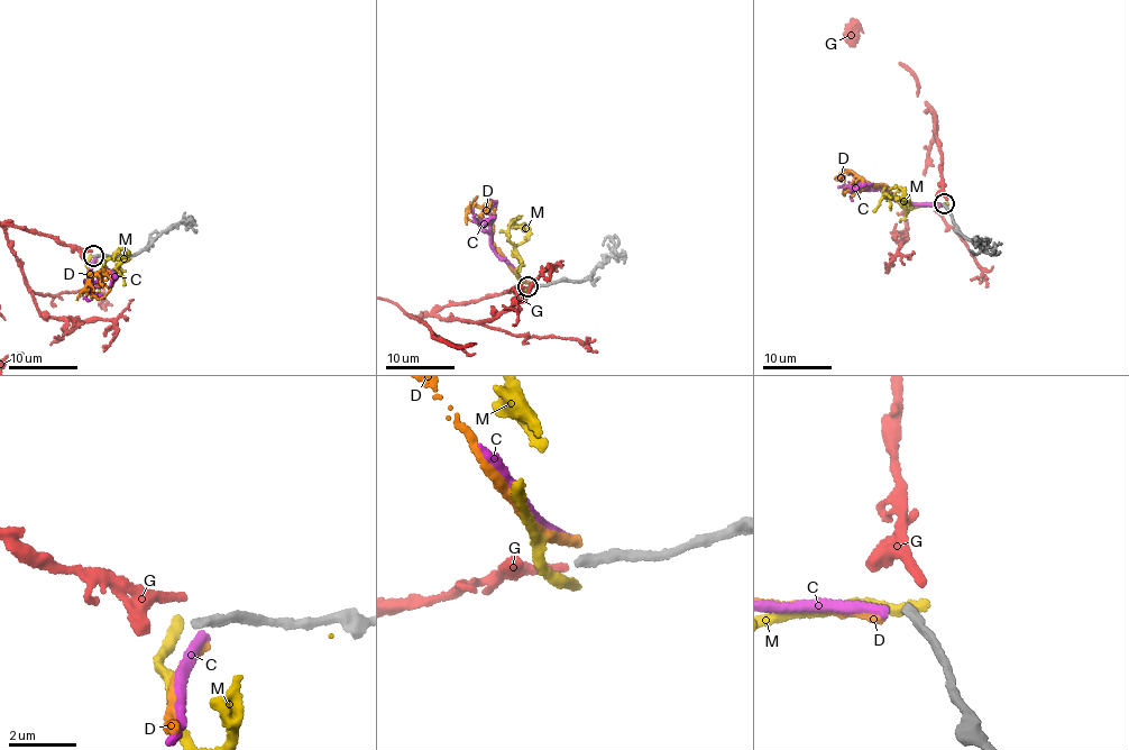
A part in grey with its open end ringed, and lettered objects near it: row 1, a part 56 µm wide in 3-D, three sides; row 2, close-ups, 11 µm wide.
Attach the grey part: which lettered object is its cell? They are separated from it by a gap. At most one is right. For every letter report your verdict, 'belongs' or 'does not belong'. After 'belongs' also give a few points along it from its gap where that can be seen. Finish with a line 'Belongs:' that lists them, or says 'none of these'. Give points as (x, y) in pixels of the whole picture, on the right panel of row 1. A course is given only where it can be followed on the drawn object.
C: does not belong
D: does not belong
G: belongs
M: does not belong
Belongs: G

